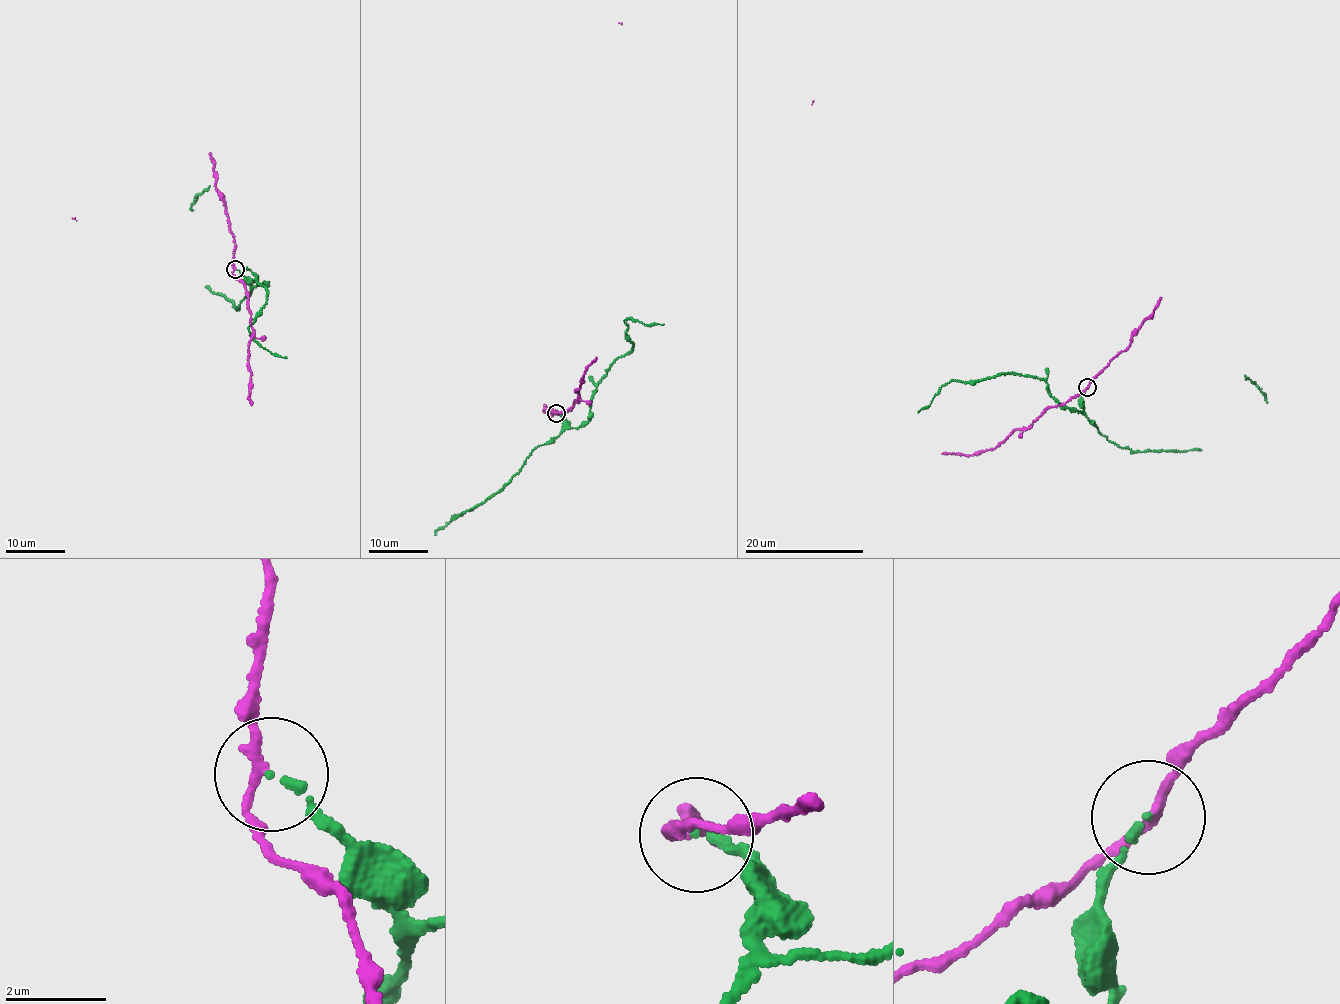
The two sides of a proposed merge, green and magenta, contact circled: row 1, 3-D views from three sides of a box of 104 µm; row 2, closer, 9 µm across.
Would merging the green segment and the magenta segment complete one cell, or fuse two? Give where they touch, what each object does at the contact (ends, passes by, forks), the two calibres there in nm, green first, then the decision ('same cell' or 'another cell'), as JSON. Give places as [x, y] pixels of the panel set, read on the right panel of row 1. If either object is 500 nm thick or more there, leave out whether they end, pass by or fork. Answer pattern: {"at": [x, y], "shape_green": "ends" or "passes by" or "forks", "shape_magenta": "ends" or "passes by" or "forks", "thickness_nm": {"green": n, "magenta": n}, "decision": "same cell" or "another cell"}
{"at": [1087, 387], "shape_green": "ends", "shape_magenta": "passes by", "thickness_nm": {"green": 120, "magenta": 170}, "decision": "another cell"}

